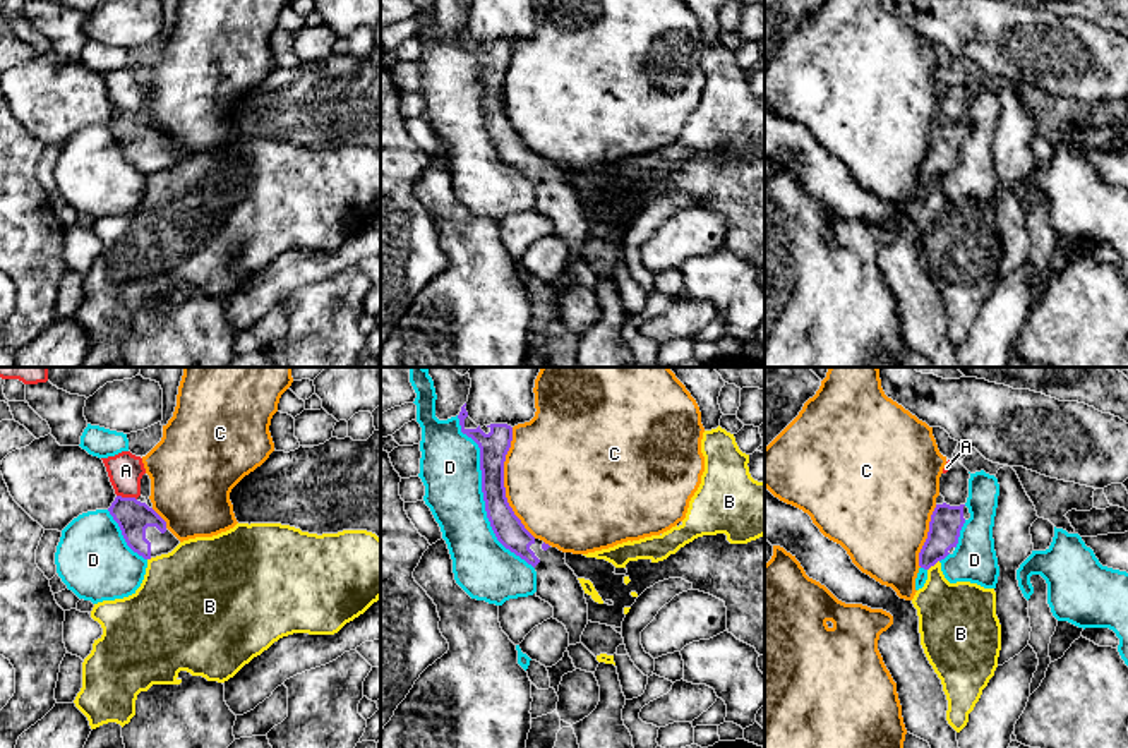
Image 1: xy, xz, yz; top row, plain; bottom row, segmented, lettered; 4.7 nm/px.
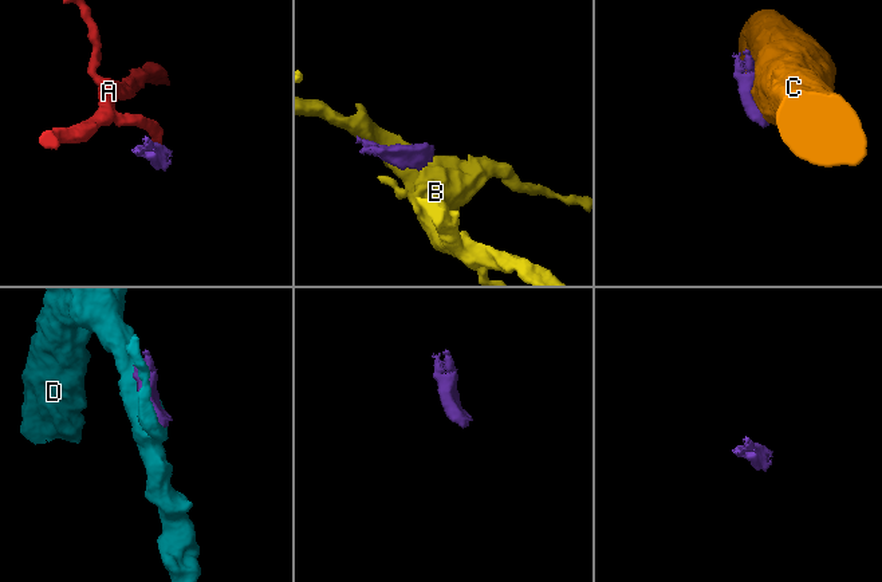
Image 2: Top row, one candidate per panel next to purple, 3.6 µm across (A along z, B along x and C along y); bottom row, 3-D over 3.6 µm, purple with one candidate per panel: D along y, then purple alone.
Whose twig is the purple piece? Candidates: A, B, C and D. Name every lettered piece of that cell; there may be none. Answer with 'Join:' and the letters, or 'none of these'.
Join: none of these

